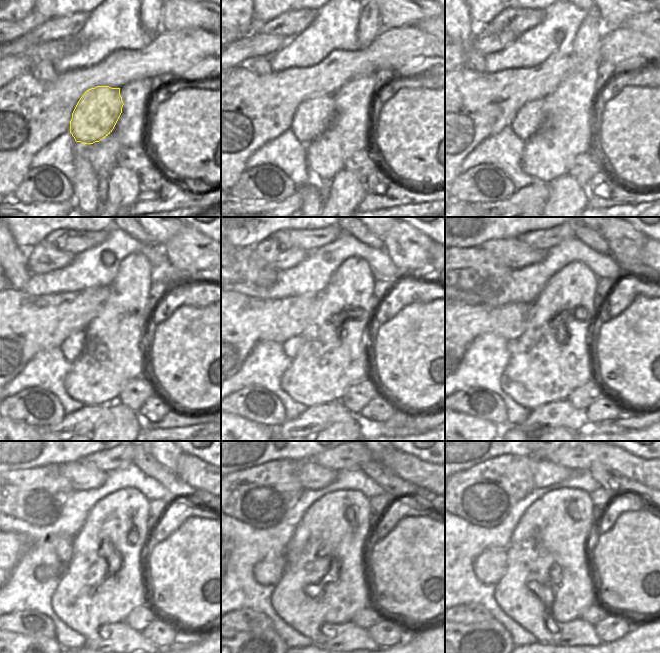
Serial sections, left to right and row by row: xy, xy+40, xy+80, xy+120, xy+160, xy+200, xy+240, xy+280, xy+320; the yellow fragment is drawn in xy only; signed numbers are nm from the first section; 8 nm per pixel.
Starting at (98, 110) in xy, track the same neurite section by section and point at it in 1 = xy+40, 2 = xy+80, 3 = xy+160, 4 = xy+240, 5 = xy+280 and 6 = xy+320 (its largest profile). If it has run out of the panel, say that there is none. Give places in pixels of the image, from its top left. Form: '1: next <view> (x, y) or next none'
1: next xy+40 (315, 115)
2: next xy+80 (530, 118)
3: next xy+160 (291, 346)
4: next xy+240 (43, 572)
5: next xy+280 (269, 570)
6: next xy+320 (489, 567)

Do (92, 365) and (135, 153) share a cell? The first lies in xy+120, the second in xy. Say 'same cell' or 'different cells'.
different cells

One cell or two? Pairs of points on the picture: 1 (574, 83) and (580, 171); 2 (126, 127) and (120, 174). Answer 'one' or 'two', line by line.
1: two
2: two

